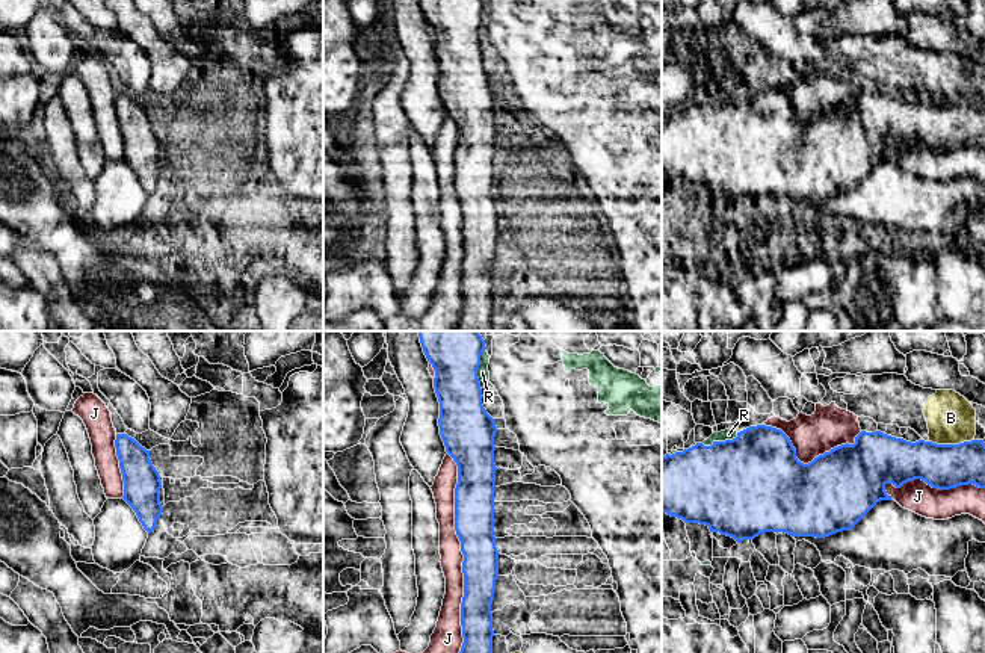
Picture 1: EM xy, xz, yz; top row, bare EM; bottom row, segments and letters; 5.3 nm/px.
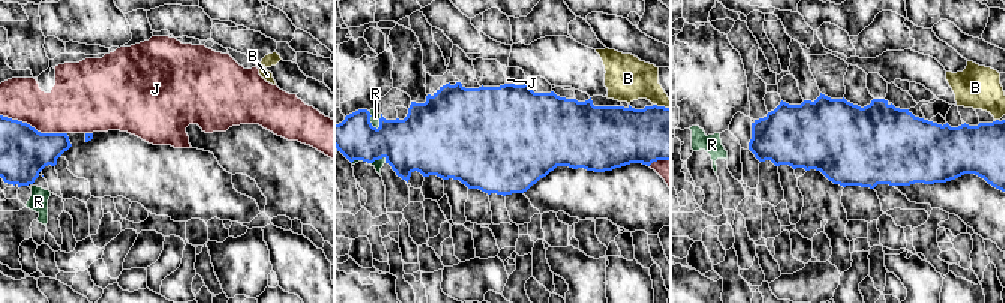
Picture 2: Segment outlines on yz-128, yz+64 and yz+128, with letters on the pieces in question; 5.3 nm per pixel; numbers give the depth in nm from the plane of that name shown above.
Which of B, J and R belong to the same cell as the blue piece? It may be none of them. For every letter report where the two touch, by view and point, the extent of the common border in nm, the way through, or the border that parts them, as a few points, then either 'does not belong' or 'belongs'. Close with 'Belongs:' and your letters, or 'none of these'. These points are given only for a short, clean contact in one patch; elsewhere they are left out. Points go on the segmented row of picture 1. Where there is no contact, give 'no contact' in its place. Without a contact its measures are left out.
B: yz (951, 445) | 240 nm | along yz (973, 439), (958, 443), (929, 442) | does not belong
J: xz (461, 550) | 1050 nm | does not belong
R: yz (719, 442) | 200 nm | does not belong
Belongs: none of these

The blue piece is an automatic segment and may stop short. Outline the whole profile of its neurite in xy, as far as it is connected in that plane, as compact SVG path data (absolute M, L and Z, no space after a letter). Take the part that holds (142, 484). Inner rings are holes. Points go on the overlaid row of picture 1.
M116 434L116 456L124 481L122 499L133 508L144 529L151 534L160 520L160 475L150 460L150 450L127 434Z

